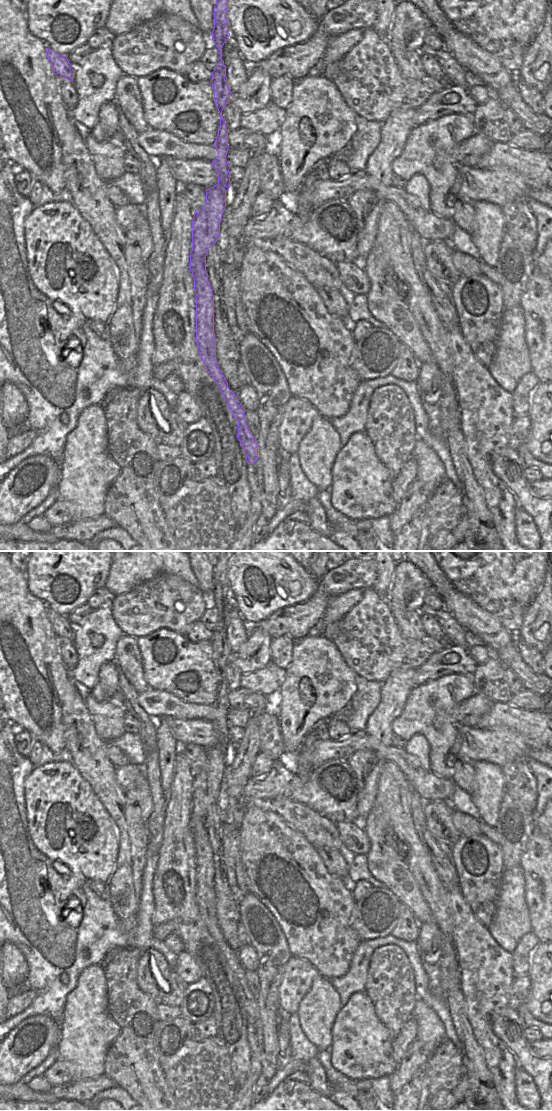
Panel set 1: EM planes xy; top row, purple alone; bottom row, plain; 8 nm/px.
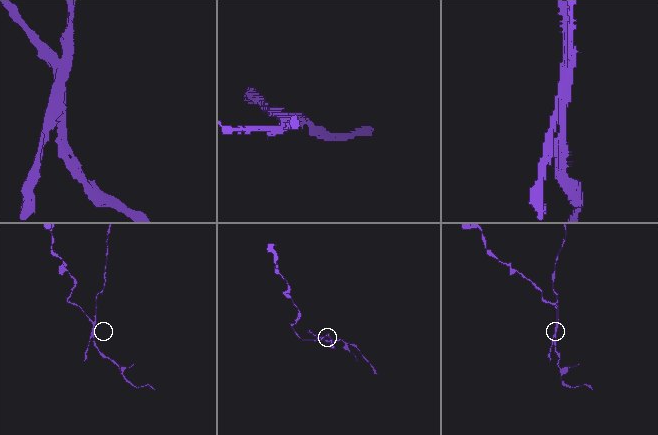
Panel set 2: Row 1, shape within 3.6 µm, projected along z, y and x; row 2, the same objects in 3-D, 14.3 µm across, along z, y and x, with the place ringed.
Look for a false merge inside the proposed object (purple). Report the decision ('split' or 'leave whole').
split

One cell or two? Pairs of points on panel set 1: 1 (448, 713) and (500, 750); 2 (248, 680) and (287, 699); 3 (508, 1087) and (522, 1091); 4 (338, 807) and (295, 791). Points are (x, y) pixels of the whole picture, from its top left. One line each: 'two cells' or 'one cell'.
1: one cell
2: two cells
3: two cells
4: one cell

